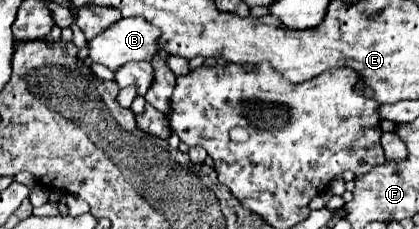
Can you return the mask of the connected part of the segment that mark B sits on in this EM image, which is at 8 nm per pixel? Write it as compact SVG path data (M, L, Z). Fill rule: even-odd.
M143 17L119 19L89 43L89 59L117 71L129 61L149 61L157 53L157 27Z

